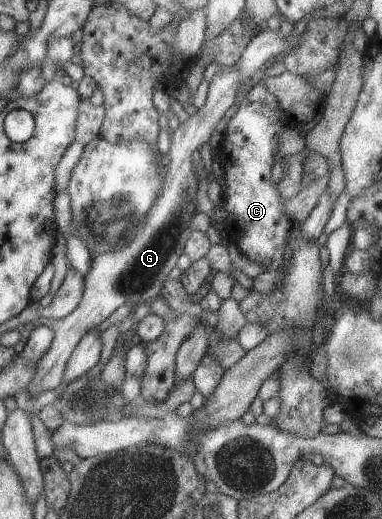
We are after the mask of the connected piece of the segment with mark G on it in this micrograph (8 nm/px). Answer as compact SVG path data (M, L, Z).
M285 28L278 29L278 31L267 29L260 31L244 46L236 63L221 66L220 73L216 73L211 78L204 105L190 111L186 121L172 130L169 150L166 153L168 171L164 175L164 183L154 203L144 213L144 221L134 229L132 241L126 245L120 245L118 249L110 247L103 253L92 253L88 249L92 265L83 277L84 289L78 305L65 317L40 321L41 324L45 324L54 331L54 339L48 351L36 362L38 365L36 375L32 377L28 385L27 393L30 396L38 395L46 389L61 387L66 361L80 341L80 337L109 317L117 307L124 303L132 303L133 307L136 307L159 297L166 275L176 265L176 259L183 253L185 241L192 231L192 217L197 212L195 197L198 183L190 162L192 151L197 150L202 143L207 143L216 123L236 101L238 83L252 77L254 71L265 67L274 57L281 57L284 53L290 53L296 49L300 41L302 41L302 34L291 35Z

